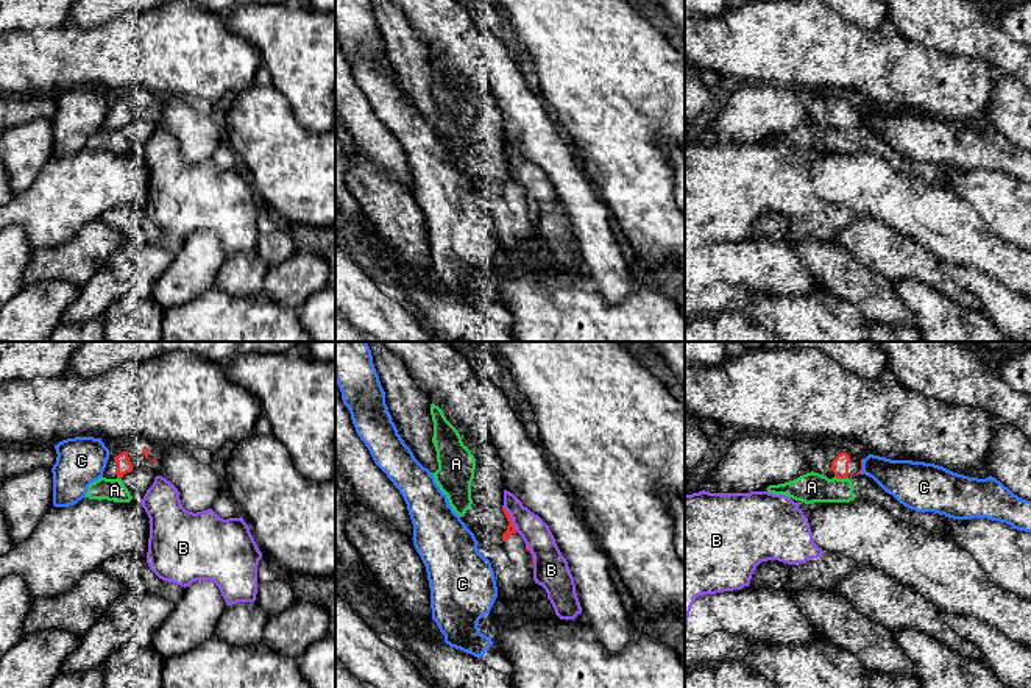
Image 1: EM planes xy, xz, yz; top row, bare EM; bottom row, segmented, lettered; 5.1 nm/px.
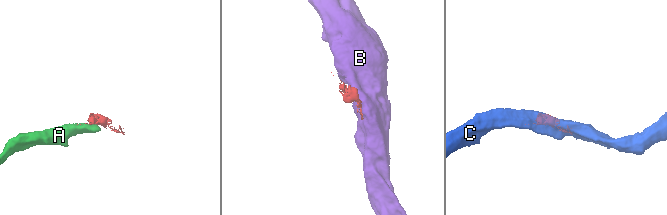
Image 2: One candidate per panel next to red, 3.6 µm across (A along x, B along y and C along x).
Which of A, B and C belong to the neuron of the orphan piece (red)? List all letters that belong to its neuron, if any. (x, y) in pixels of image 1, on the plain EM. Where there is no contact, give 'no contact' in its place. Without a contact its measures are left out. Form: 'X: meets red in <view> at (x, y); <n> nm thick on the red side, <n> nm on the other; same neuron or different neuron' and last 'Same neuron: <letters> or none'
A: meets red in yz at (841, 128); 90 nm thick on the red side, 160 nm on the other; different neuron
B: meets red in xz at (510, 170); 50 nm thick on the red side, 150 nm on the other; different neuron
C: meets red in yz at (861, 117); 20 nm thick on the red side, 220 nm on the other; different neuron
Same neuron: none

